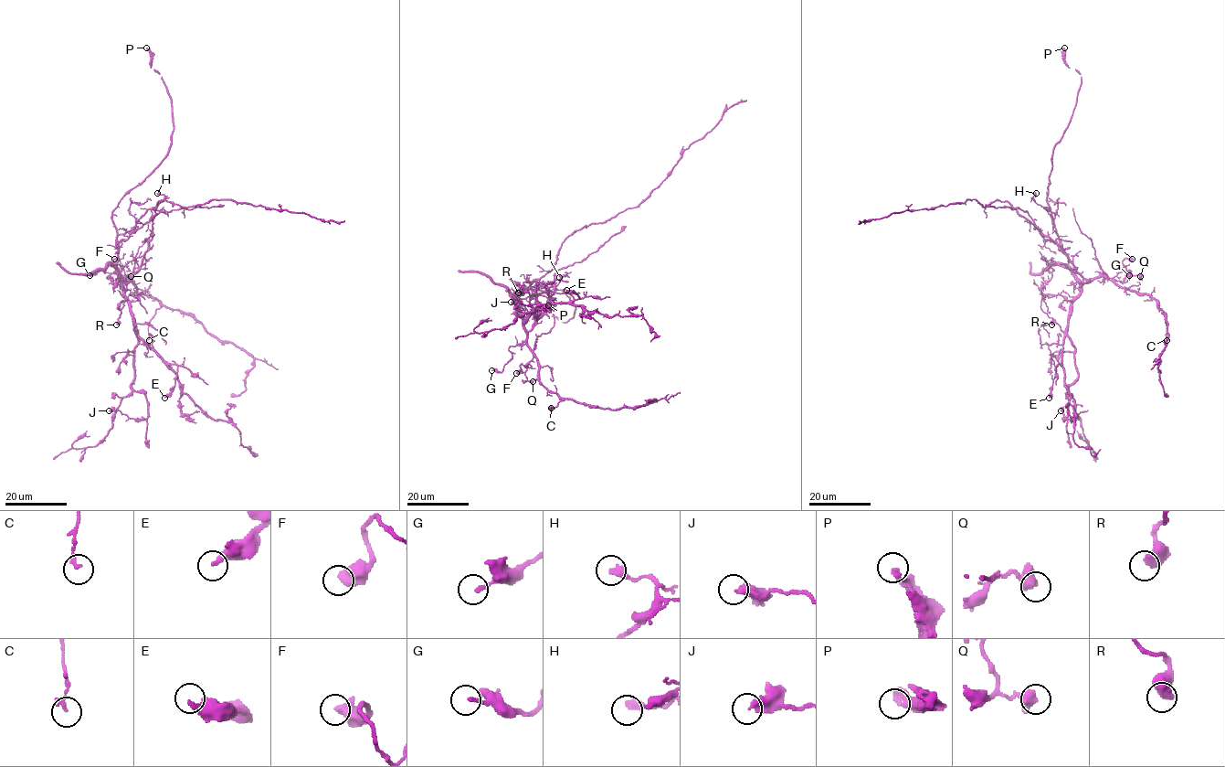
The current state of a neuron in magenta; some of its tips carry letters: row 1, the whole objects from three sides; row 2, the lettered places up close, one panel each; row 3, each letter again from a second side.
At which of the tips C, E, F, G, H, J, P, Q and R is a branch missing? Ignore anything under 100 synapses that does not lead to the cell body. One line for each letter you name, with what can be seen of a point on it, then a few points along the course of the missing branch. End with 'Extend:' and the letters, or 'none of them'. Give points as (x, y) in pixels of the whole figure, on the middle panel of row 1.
Extend: none of them

